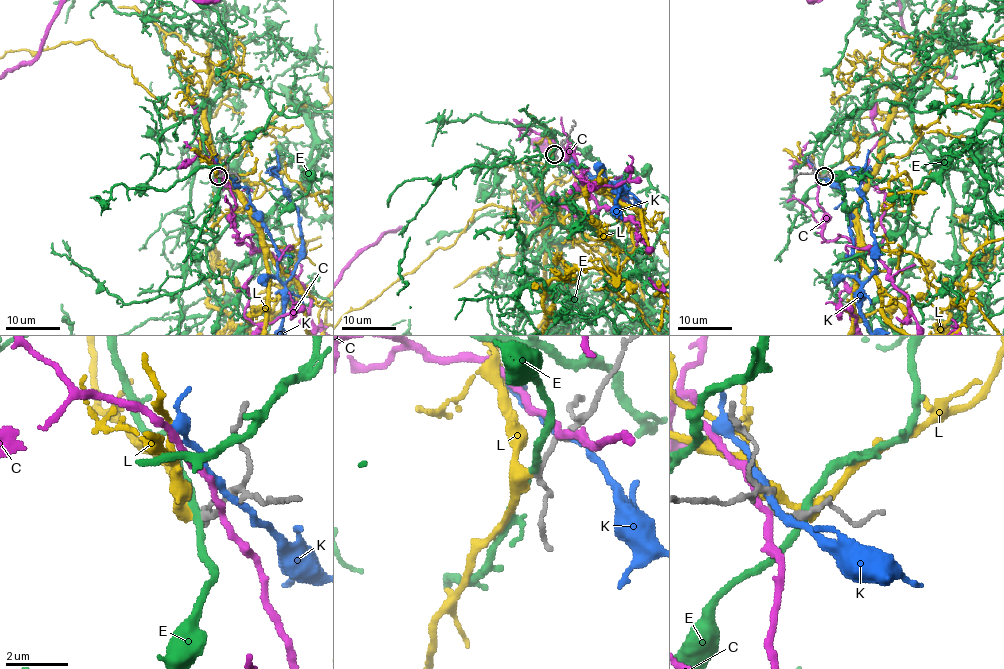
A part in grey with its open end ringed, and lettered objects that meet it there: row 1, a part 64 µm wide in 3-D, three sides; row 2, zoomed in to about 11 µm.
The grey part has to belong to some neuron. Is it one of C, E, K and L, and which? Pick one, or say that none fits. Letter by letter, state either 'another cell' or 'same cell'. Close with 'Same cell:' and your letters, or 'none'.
C: another cell
E: another cell
K: another cell
L: same cell
Same cell: L

